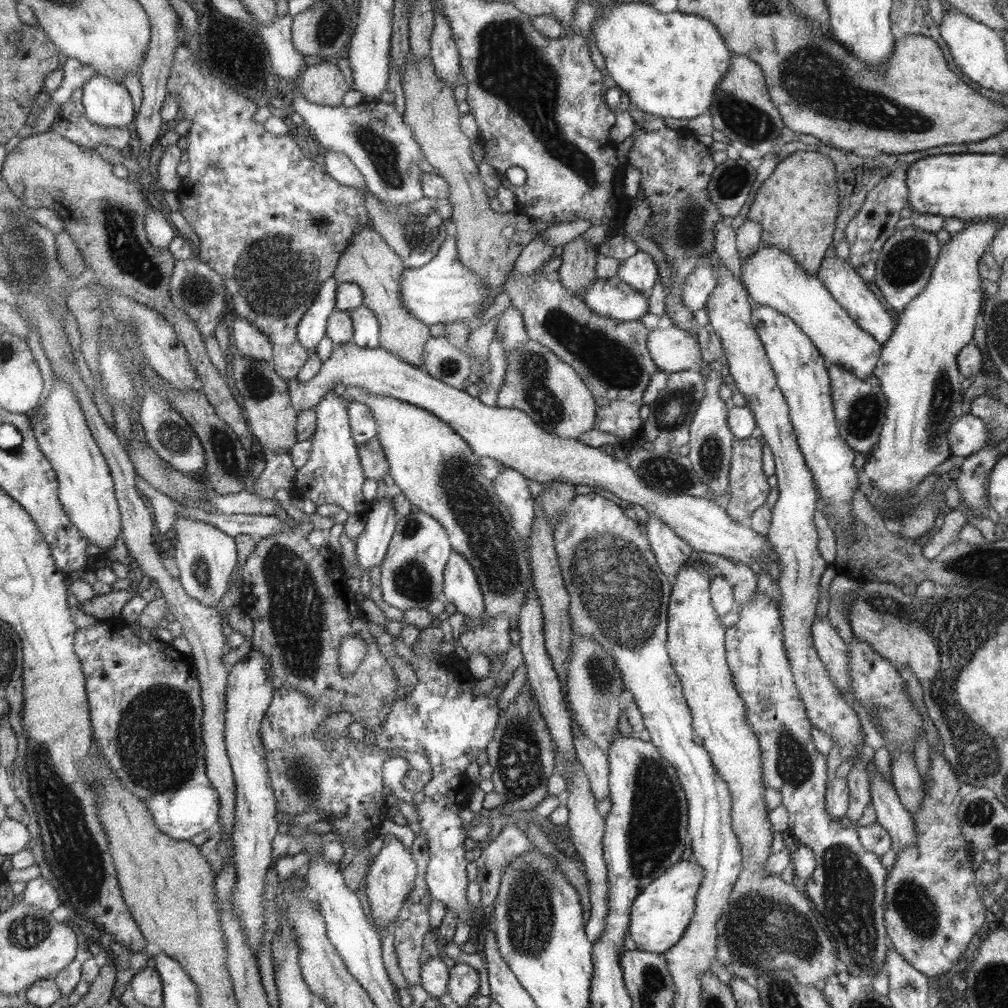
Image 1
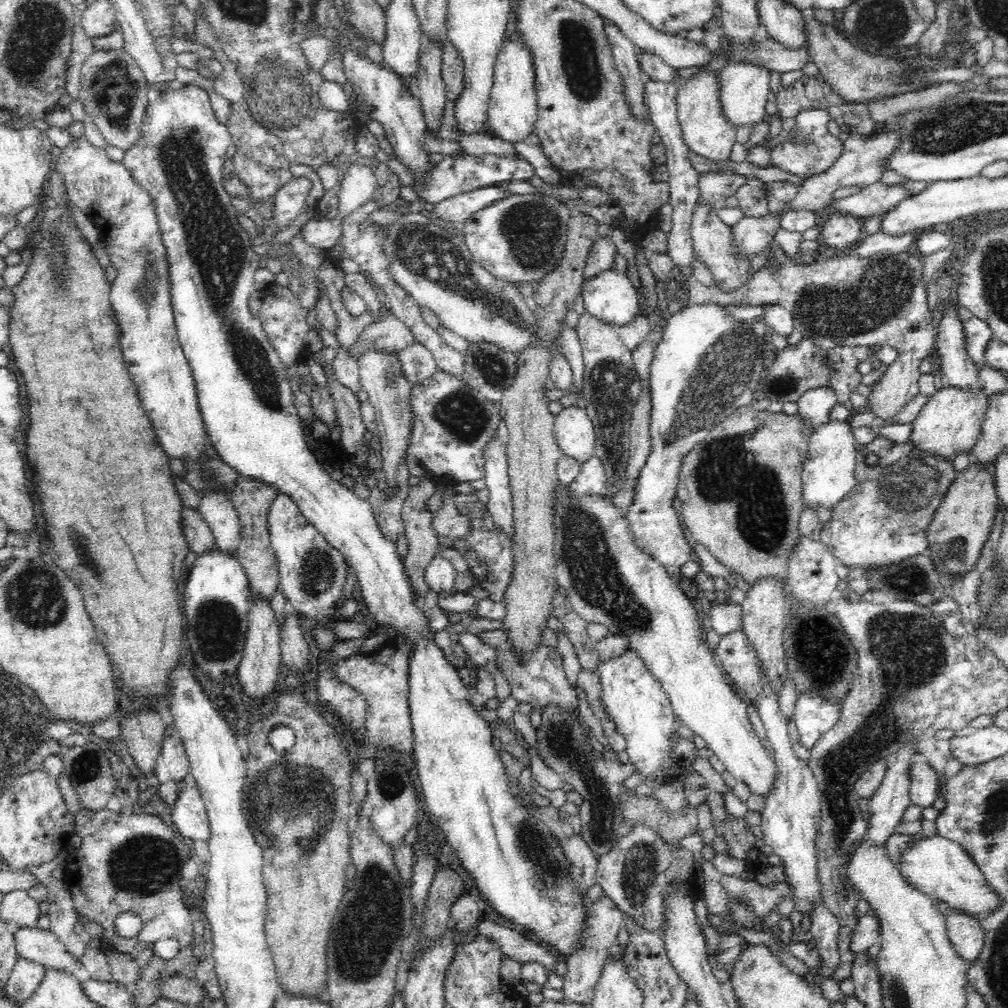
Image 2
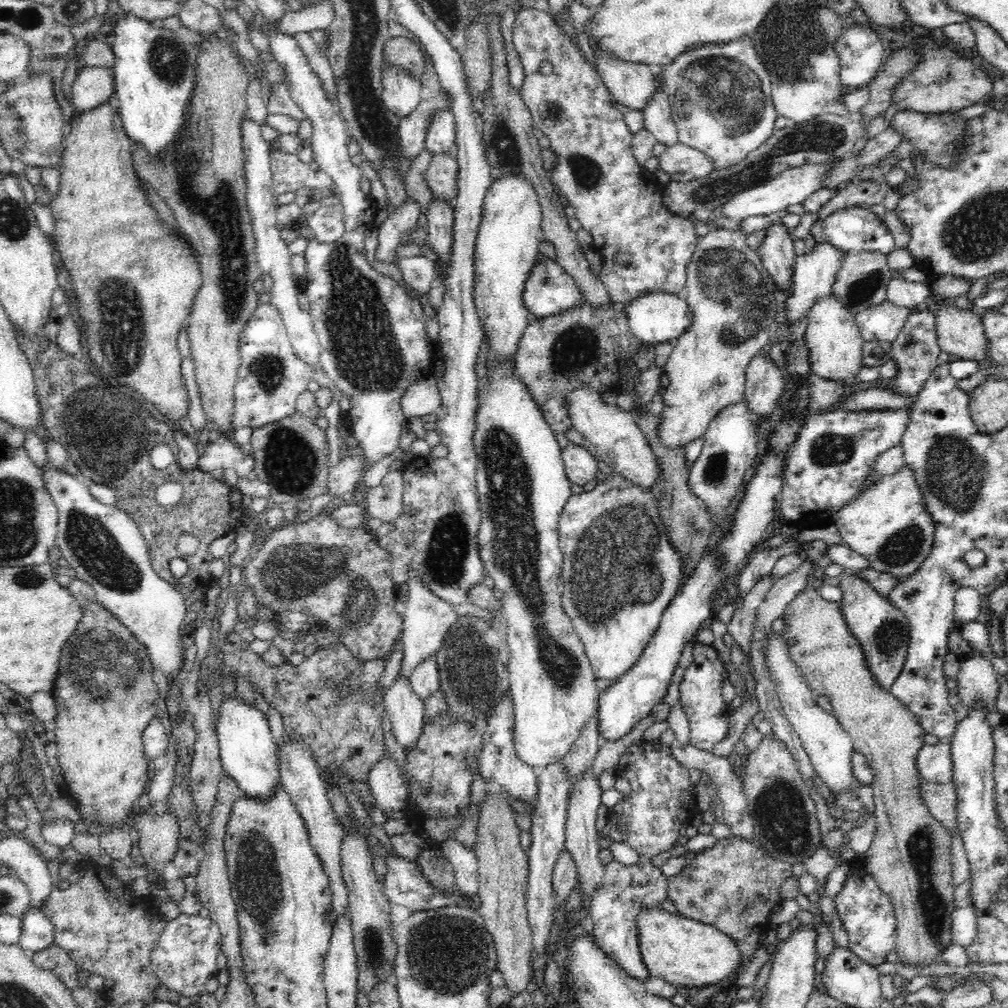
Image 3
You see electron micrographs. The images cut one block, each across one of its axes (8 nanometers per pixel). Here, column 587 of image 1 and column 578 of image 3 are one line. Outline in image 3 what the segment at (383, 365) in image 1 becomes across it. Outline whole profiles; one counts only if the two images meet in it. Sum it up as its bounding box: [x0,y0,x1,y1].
[562,444,597,486]

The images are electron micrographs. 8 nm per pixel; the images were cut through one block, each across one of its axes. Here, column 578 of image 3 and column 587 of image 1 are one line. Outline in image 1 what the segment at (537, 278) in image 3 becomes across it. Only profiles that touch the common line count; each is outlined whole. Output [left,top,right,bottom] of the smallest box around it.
[581,276,649,321]

